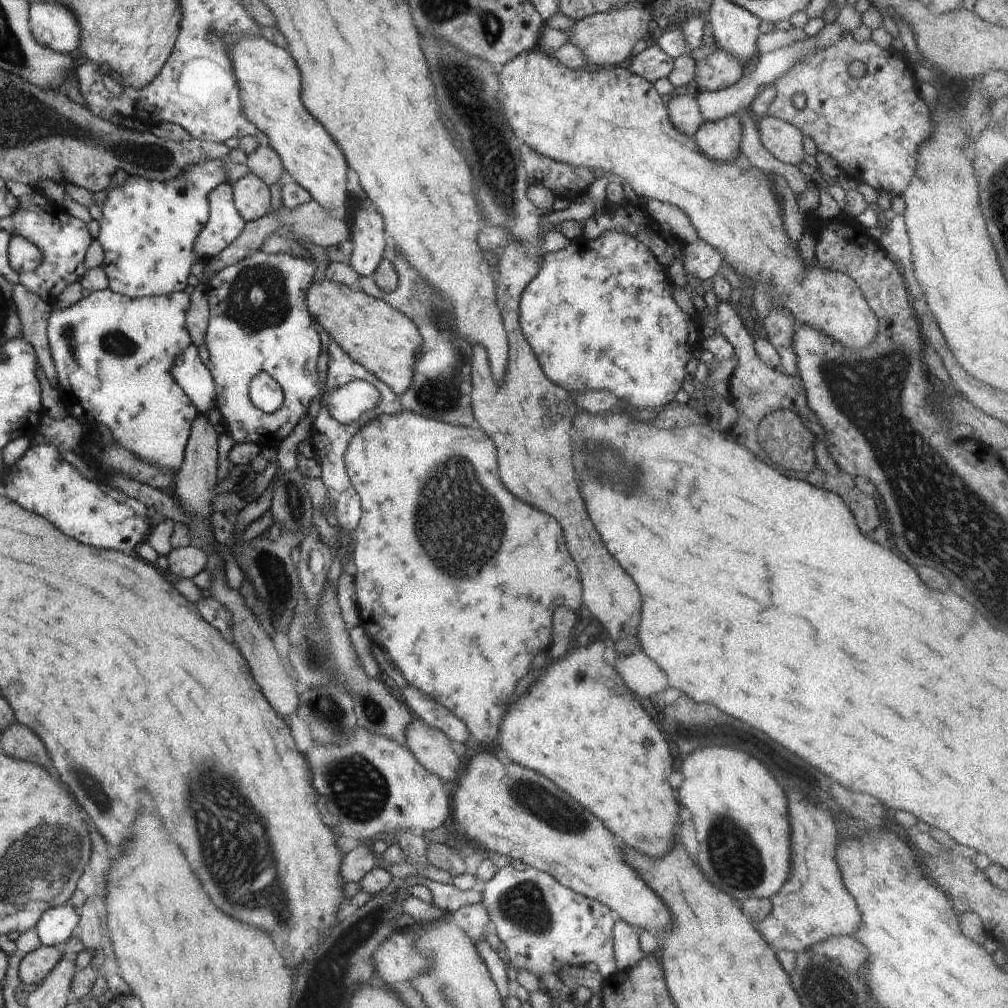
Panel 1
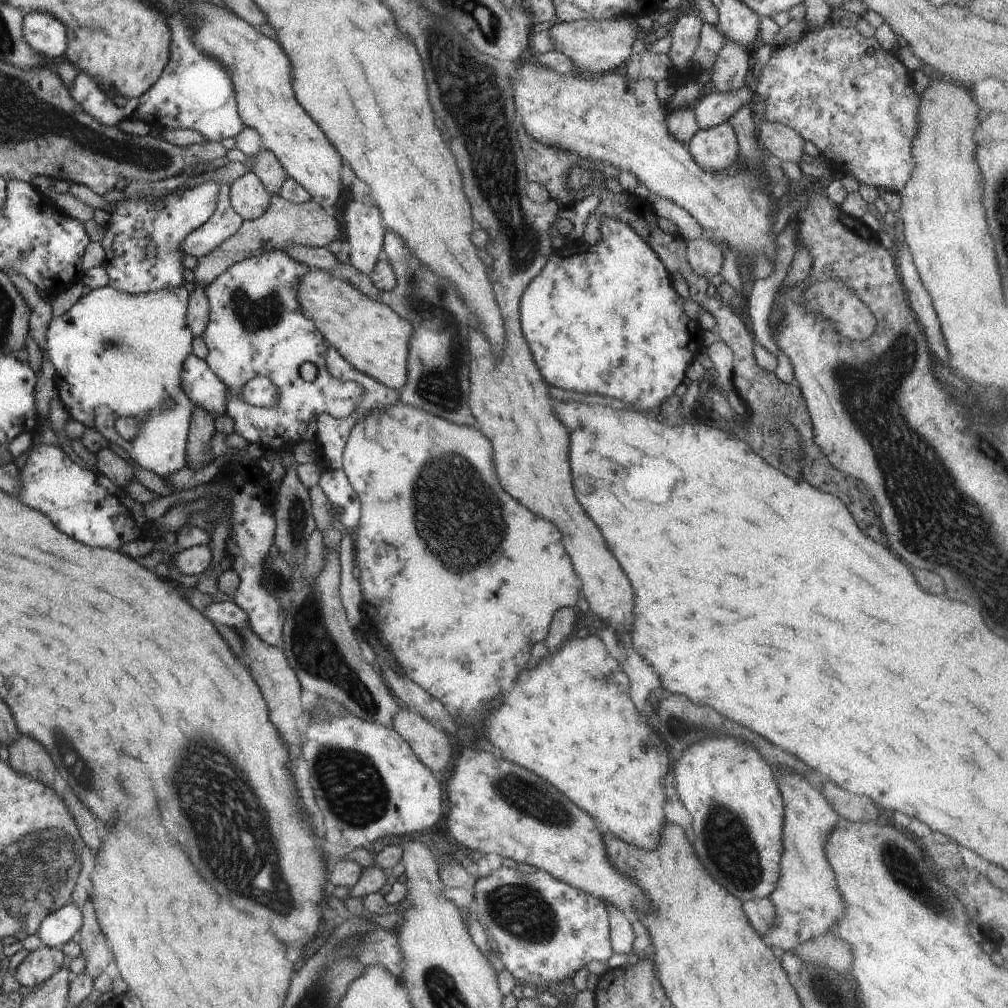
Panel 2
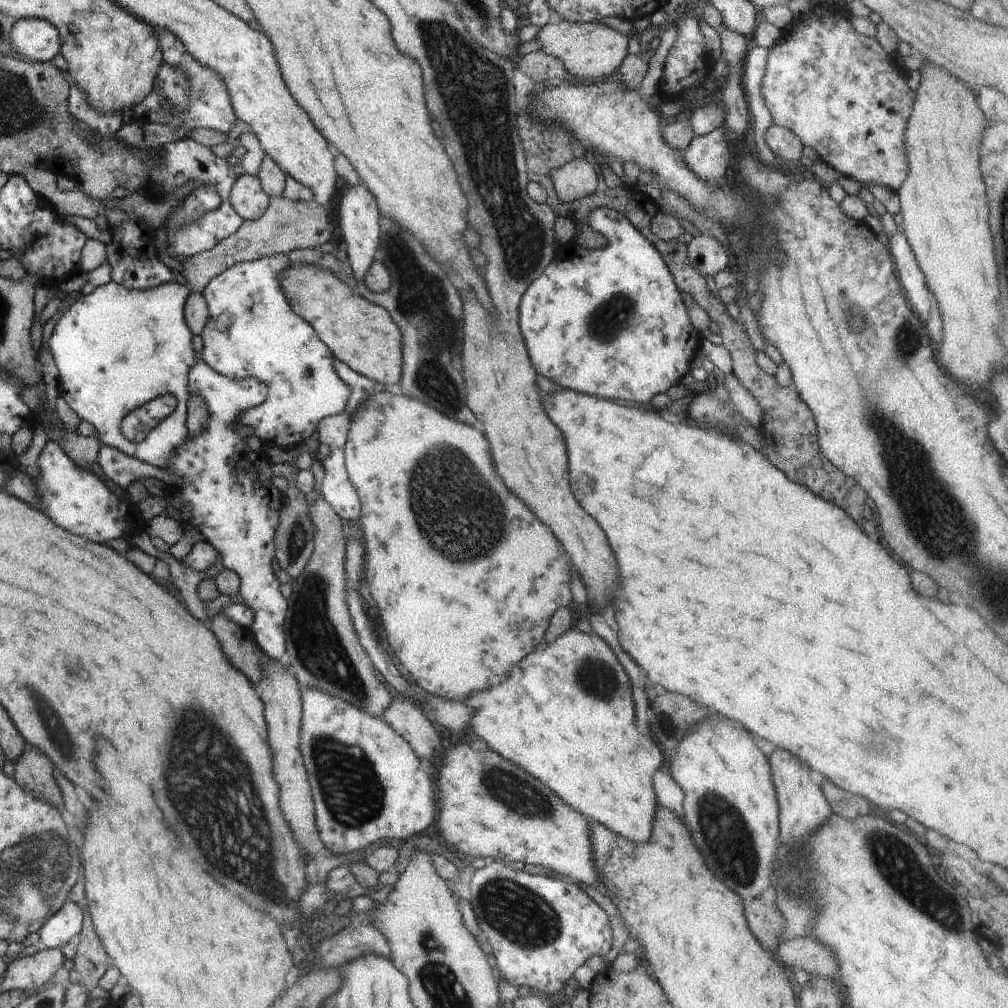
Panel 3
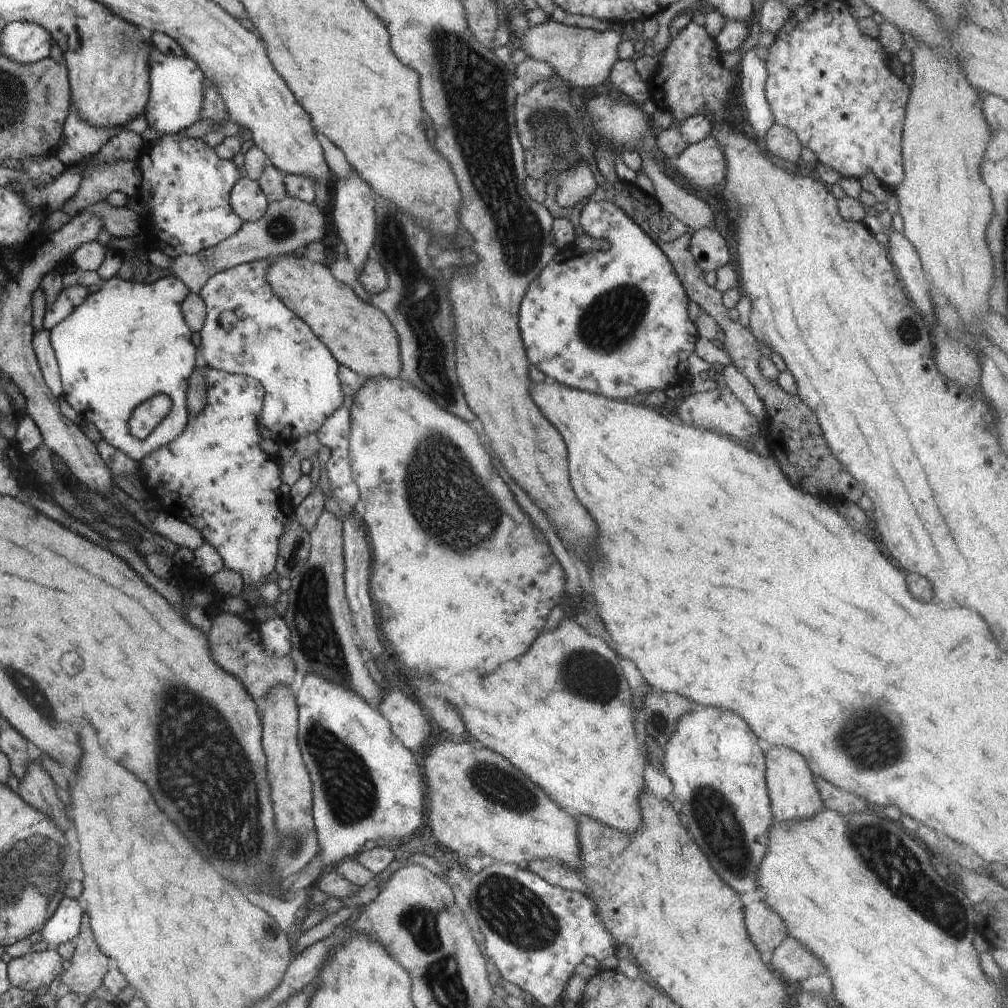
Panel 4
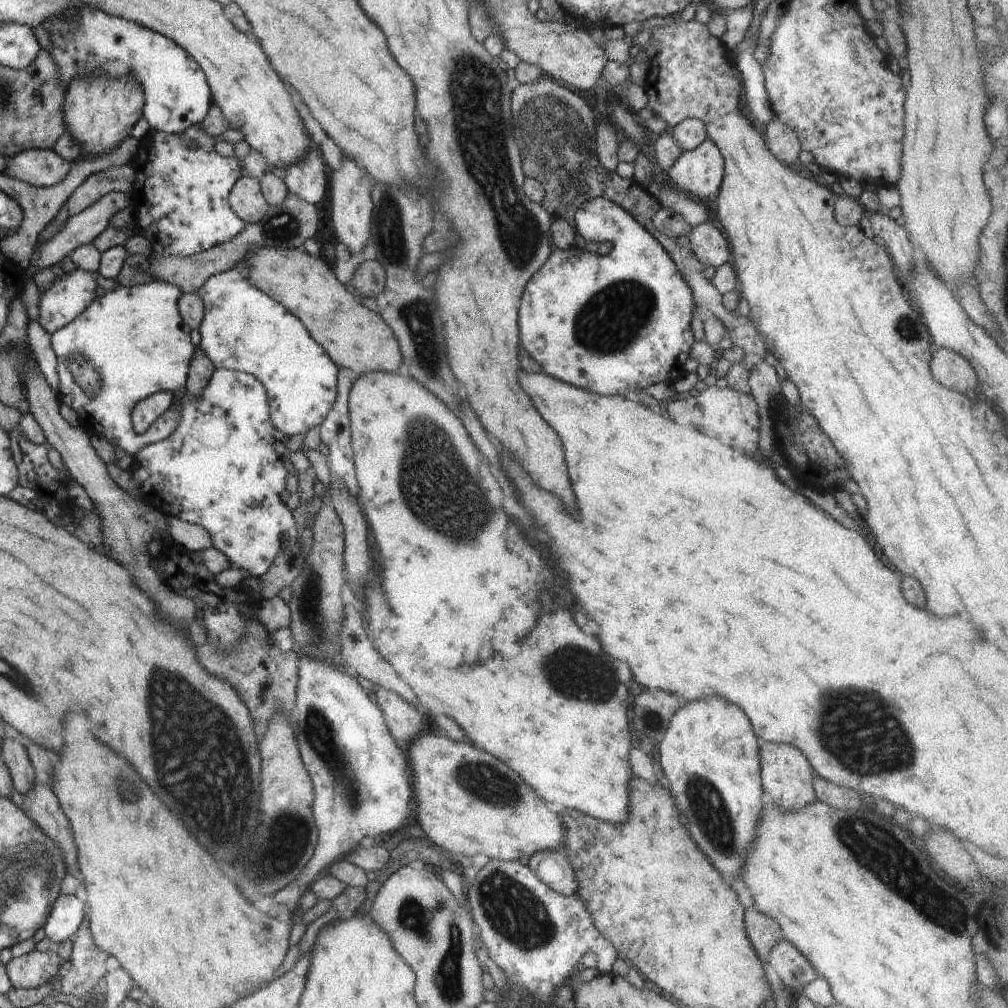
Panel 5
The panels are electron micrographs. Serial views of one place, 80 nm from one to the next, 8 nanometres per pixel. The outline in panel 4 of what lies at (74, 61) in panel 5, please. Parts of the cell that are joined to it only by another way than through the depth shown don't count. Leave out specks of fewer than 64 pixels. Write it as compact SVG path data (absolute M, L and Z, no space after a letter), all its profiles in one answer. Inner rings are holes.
M152 44L147 54L147 64L149 101L145 106L144 116L147 118L148 126L162 135L171 135L201 120L205 75L194 59L160 52Z

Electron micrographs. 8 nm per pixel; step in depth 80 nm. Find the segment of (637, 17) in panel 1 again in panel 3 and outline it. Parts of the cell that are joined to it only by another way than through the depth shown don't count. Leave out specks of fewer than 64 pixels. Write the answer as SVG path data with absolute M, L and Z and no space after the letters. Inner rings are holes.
M561 19L558 24L545 24L535 37L538 51L557 58L573 77L572 81L600 82L612 78L628 56L626 35L598 23L571 23Z

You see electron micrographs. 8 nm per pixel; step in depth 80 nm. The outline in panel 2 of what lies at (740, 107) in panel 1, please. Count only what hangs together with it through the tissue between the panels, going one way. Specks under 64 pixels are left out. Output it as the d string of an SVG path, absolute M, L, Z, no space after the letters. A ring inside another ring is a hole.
M744 86L734 92L716 91L708 96L700 97L692 104L692 109L699 130L706 130L726 123L741 106L753 106L754 101L753 92Z

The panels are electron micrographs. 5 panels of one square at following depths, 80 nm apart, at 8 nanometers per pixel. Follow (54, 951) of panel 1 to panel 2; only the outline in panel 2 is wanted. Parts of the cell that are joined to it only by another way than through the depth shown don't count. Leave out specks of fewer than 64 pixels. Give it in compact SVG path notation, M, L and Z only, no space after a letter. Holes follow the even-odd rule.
M40 946L32 951L16 968L16 984L34 988L45 983L55 972L67 964L66 956L60 948Z

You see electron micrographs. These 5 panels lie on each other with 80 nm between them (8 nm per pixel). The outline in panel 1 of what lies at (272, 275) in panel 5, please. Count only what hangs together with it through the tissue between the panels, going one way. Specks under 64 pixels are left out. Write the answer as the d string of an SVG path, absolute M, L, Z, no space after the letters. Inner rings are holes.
M326 277L321 281L312 280L307 288L305 305L330 340L352 360L387 384L398 396L410 388L415 354L423 340L417 326L405 314L362 290L329 281Z

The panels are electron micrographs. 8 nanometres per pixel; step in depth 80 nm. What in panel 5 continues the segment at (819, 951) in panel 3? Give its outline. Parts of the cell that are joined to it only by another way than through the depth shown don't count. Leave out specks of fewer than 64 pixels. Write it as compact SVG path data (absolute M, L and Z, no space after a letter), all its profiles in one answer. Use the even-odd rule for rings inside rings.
M784 938L771 948L768 962L771 974L795 994L820 976L798 948Z

